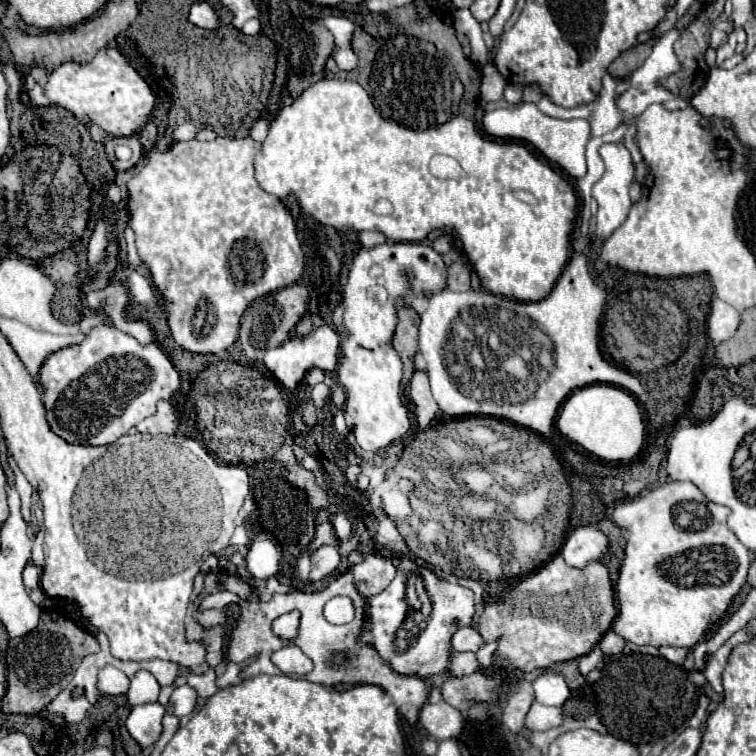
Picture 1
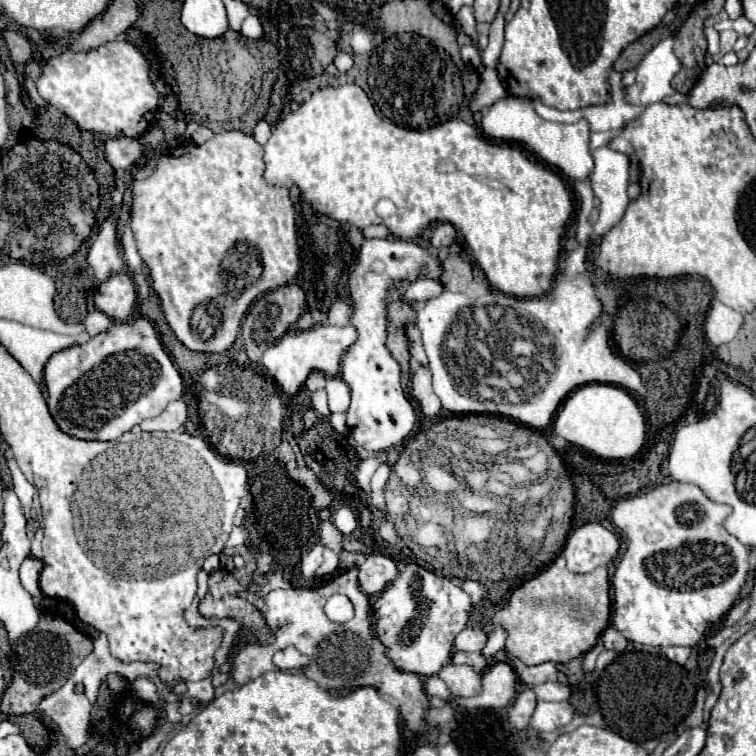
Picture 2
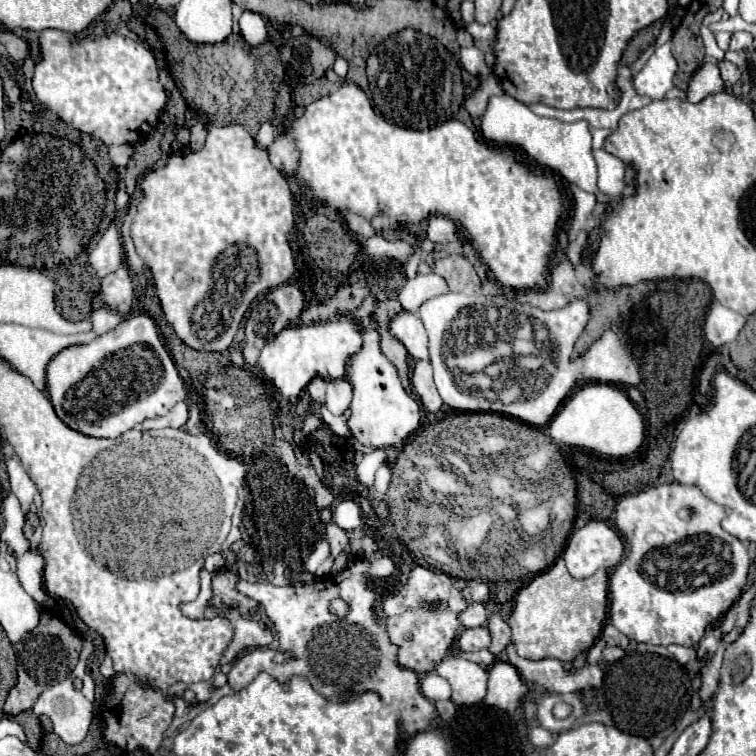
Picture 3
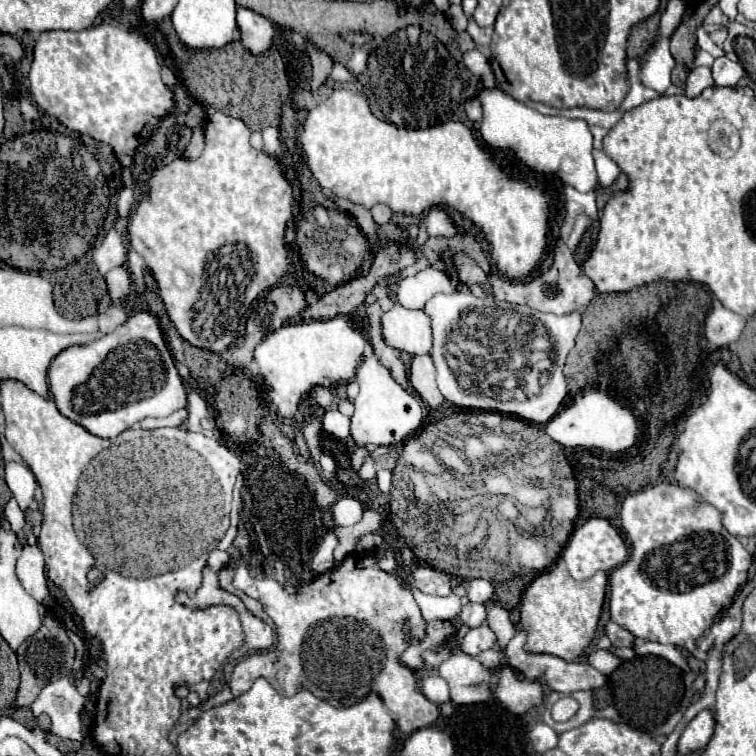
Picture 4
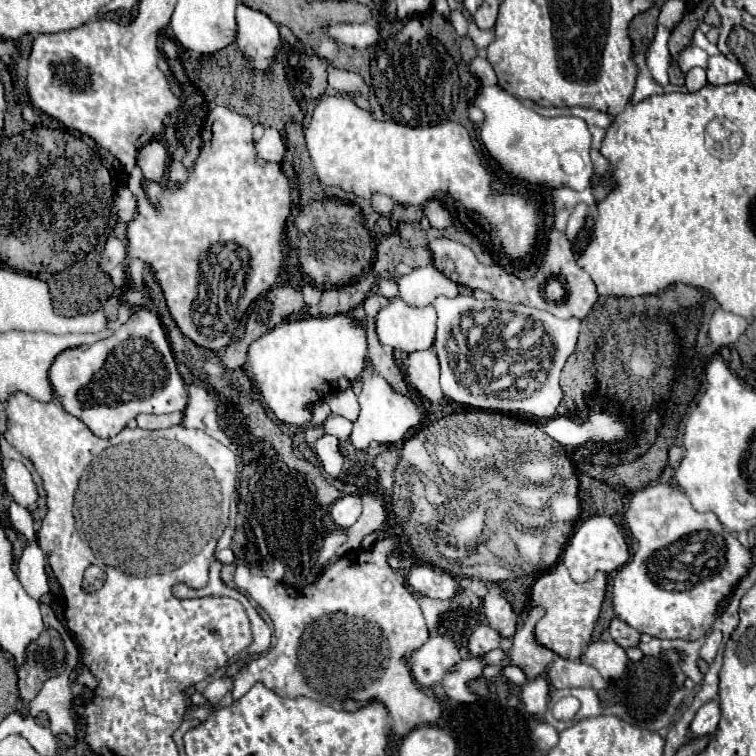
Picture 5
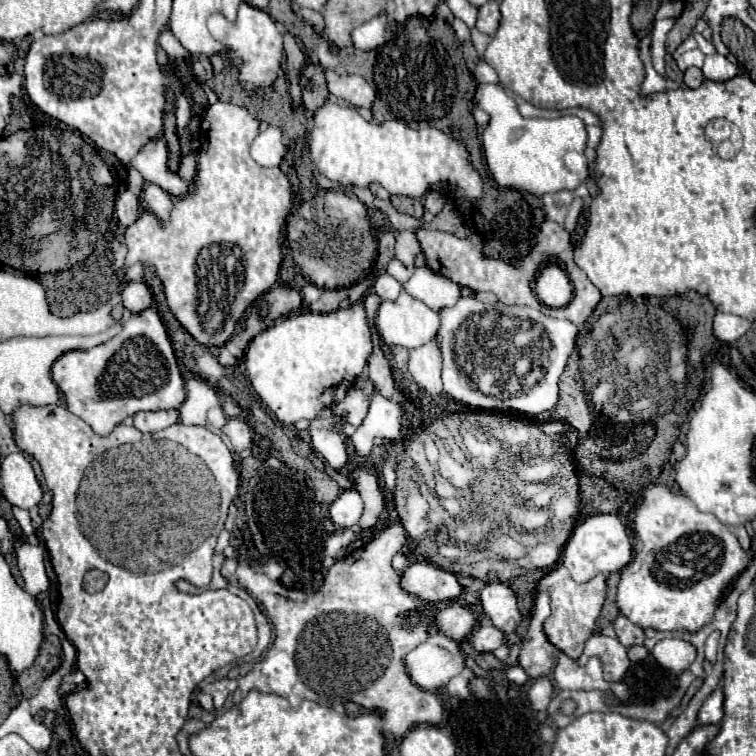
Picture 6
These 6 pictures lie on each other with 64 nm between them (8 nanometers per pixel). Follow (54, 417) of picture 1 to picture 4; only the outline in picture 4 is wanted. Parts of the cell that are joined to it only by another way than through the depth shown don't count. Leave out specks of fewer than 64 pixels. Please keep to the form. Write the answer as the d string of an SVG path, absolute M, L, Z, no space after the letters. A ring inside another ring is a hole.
M138 312L130 316L114 332L86 346L70 346L62 350L52 360L48 370L50 370L50 392L60 414L100 438L116 438L118 434L122 434L124 430L132 428L136 422L148 416L164 418L170 416L174 410L186 406L186 390L182 378L174 366L170 350L166 348L156 316L148 312Z

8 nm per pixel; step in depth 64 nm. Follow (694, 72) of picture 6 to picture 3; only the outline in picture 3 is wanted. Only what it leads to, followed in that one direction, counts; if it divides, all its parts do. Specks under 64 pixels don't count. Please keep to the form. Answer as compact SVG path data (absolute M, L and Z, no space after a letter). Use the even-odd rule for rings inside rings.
M702 64L702 68L692 76L690 86L688 86L688 102L698 104L706 96L712 96L716 92L724 92L724 80L720 76L718 64Z

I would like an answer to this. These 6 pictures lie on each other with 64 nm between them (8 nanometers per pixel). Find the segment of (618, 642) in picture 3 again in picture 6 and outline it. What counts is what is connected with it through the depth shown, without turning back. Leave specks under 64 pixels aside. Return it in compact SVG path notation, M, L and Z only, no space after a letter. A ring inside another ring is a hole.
M618 616L614 620L614 632L616 632L616 638L626 646L634 646L634 644L644 644L644 630L642 628L636 628L636 624L632 624L628 618L624 616Z

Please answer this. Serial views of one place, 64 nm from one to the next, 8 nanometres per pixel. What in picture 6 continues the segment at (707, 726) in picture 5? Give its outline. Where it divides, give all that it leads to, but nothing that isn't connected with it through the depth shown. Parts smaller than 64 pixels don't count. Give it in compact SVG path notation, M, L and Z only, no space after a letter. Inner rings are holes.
M722 688L714 690L698 712L698 726L718 726L722 720Z

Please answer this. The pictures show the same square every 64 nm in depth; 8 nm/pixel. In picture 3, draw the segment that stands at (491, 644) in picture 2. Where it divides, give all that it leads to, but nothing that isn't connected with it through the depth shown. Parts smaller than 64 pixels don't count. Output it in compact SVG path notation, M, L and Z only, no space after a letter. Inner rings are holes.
M492 614L492 616L488 618L488 630L490 630L490 634L492 634L492 644L490 644L488 650L496 656L496 654L500 654L500 652L508 646L508 642L510 642L508 624L506 624L506 620L504 620L500 614Z

